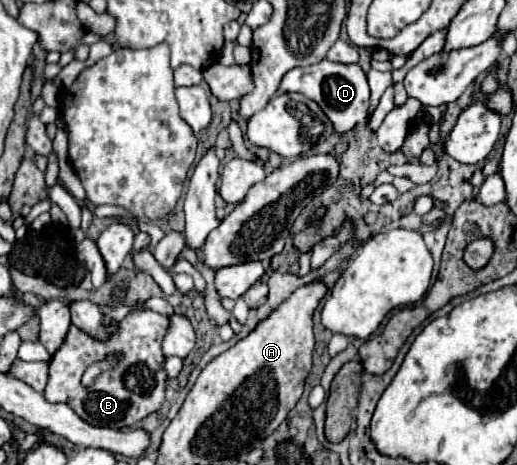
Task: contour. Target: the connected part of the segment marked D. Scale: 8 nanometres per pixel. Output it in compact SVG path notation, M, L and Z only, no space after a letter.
M321 60L311 66L299 66L289 70L279 86L281 92L299 92L319 104L319 108L325 112L325 116L331 120L337 134L351 132L359 122L367 120L367 108L369 108L369 84L367 76L361 70L359 64L341 64L331 60Z

